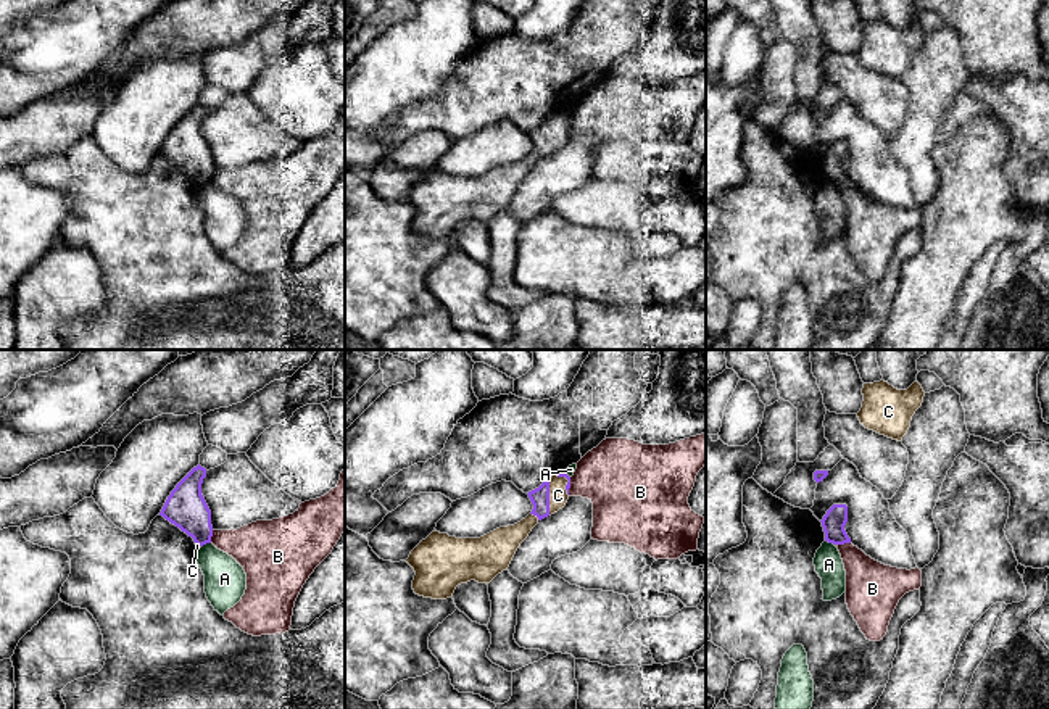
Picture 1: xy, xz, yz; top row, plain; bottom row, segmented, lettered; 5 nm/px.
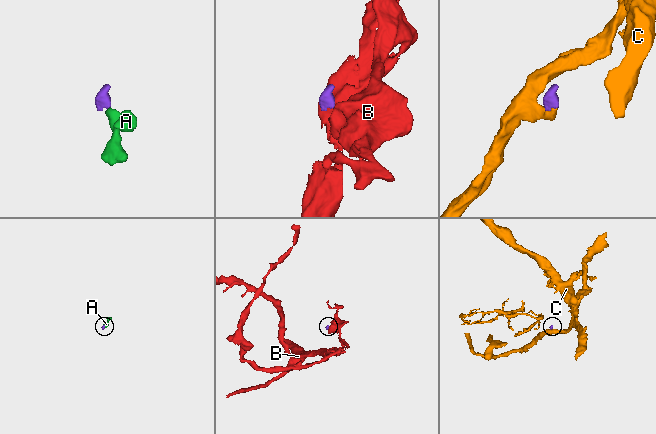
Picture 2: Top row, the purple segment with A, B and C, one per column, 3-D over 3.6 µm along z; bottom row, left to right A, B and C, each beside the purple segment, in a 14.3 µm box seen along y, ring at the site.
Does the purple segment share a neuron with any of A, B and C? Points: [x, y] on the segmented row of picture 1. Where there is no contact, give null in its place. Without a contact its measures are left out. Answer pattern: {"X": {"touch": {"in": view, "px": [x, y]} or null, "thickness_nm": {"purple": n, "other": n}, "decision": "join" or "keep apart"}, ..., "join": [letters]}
{"A": {"touch": {"in": "xy", "px": [205, 543]}, "thickness_nm": {"purple": 200, "other": 200}, "decision": "keep apart"}, "B": {"touch": {"in": "xy", "px": [211, 535]}, "thickness_nm": {"purple": 200, "other": 260}, "decision": "keep apart"}, "C": {"touch": {"in": "xz", "px": [548, 497]}, "thickness_nm": {"purple": 100, "other": 100}, "decision": "join"}, "join": ["C"]}

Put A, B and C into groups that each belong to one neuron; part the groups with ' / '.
A B / C

